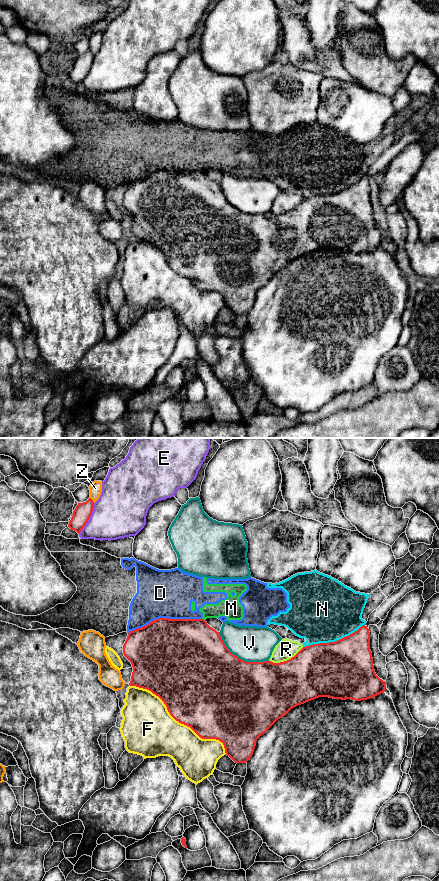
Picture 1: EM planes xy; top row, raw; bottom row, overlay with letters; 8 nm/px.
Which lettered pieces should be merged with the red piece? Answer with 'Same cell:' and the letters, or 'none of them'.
Same cell: none of them

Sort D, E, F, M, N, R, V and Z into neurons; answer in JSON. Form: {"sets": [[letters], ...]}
{"sets": [["D", "M", "N"], ["E"], ["F"], ["R"], ["V"], ["Z"]]}

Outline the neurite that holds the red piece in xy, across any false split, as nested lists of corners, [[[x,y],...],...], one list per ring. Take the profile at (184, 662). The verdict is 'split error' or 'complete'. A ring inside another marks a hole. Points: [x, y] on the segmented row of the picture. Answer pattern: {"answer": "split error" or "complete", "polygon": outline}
{"answer": "complete", "polygon": [[[156,619],[142,628],[130,631],[123,645],[123,654],[131,662],[133,672],[130,686],[147,689],[158,696],[166,705],[170,715],[179,723],[190,727],[202,739],[216,739],[223,743],[225,753],[235,763],[246,763],[253,755],[257,739],[280,718],[285,716],[292,708],[319,697],[333,699],[351,699],[355,701],[367,700],[384,693],[386,682],[380,679],[374,670],[372,652],[370,650],[370,632],[367,626],[361,626],[357,631],[340,640],[329,643],[319,643],[303,647],[291,659],[273,663],[271,661],[246,662],[232,654],[225,646],[219,632],[210,627],[204,619]]]}

